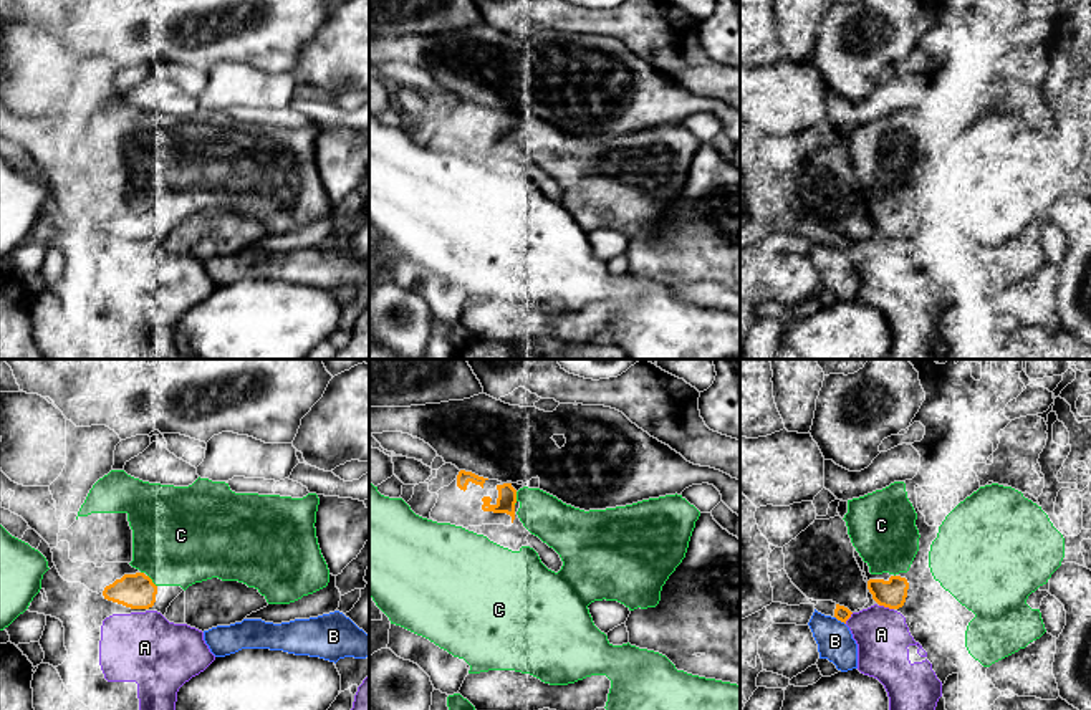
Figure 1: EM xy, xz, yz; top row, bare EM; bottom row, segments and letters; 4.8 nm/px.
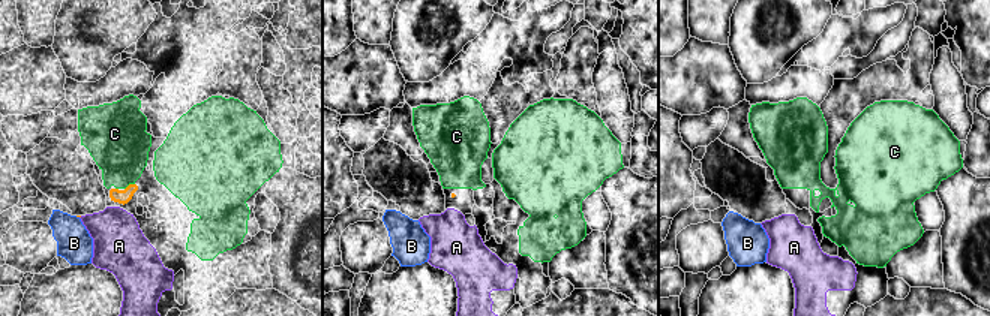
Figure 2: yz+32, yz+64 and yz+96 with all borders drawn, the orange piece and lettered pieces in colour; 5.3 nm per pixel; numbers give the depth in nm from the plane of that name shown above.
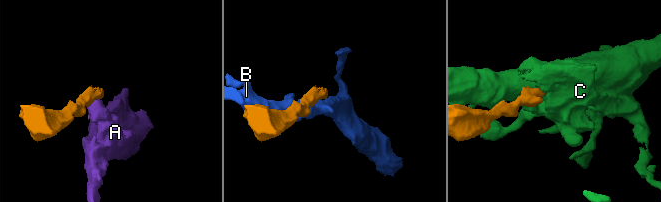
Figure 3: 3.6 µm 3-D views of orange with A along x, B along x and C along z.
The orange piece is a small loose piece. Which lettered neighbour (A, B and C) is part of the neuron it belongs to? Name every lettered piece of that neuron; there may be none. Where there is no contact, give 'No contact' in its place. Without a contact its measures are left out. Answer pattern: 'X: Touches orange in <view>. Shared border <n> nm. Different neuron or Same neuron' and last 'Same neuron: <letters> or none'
A: Touches orange in yz. Shared border 80 nm. Different neuron
B: Touches orange in yz. Shared border 70 nm. Different neuron
C: Touches orange in xz. Shared border 70 nm. Same neuron
Same neuron: C

